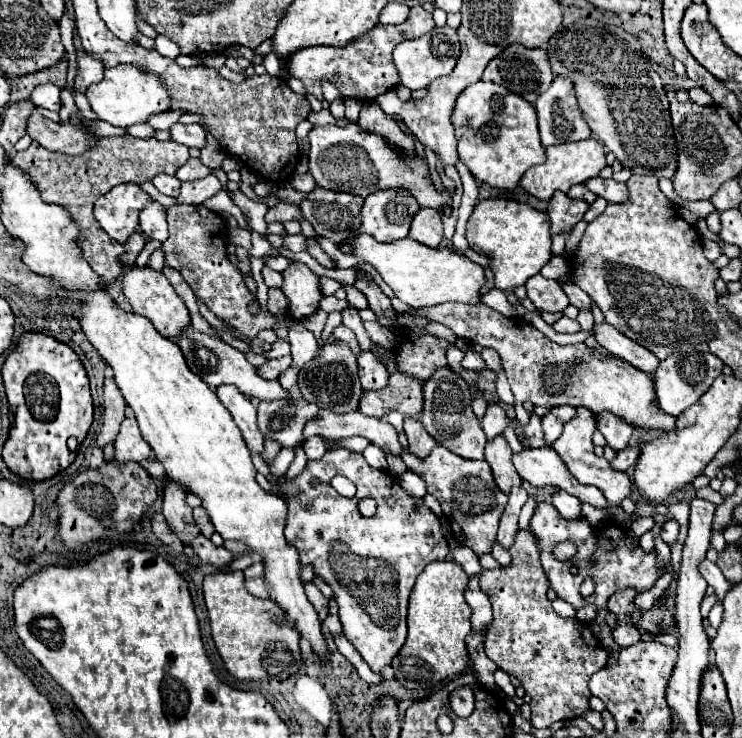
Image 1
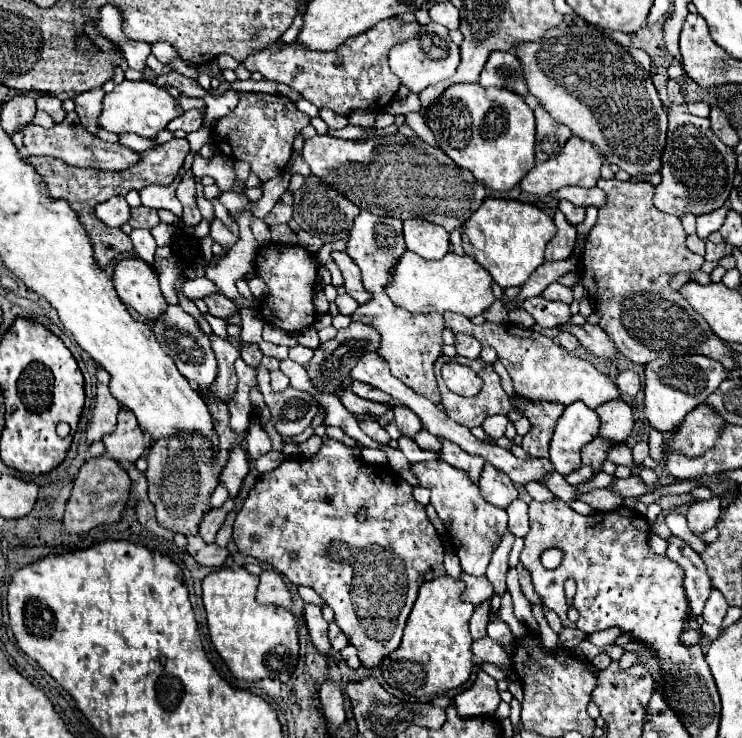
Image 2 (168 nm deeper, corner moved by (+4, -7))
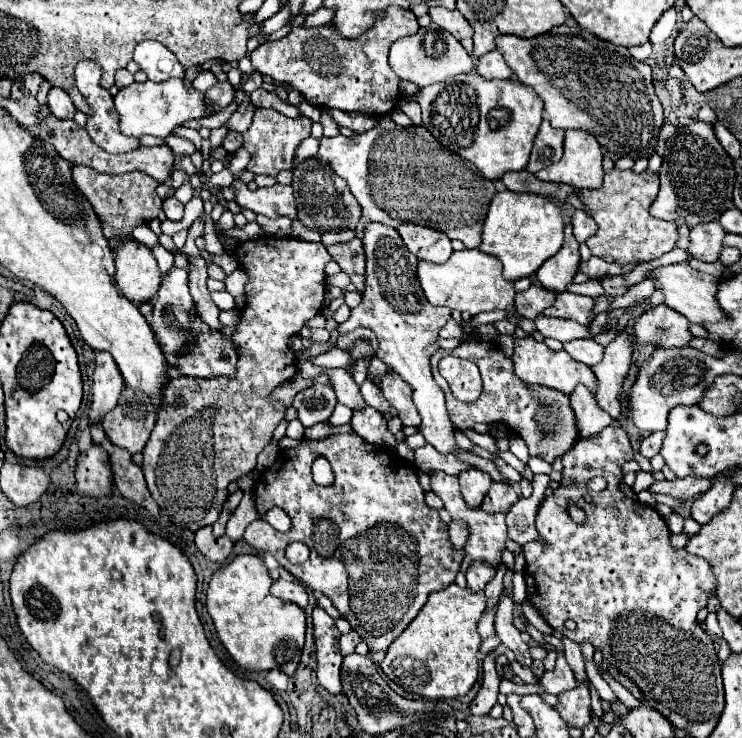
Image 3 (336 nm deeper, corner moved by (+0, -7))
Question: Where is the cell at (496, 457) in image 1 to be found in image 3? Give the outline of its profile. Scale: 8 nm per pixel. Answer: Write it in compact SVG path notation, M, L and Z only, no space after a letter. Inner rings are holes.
M491 482L489 492L485 494L481 508L485 508L485 512L507 512L511 504L515 504L519 500L515 484L511 482Z

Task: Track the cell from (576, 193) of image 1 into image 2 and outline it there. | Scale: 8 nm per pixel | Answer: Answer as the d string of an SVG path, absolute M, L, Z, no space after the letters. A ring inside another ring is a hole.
M561 200L561 202L559 202L559 210L565 214L565 218L569 218L569 220L571 220L571 224L573 224L573 226L577 226L577 224L581 224L581 222L583 222L585 208L575 206L575 204L571 204L571 202Z

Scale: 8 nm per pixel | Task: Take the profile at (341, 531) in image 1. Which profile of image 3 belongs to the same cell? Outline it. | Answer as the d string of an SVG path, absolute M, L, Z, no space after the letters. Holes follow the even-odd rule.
M333 434L319 442L305 440L299 448L279 450L275 464L267 470L267 474L257 478L253 500L259 516L247 526L243 540L259 552L271 552L281 568L291 572L307 588L325 594L339 610L341 618L345 618L367 642L369 652L383 654L425 606L427 596L455 582L461 566L461 552L449 546L447 524L439 520L437 510L425 504L423 494L425 492L411 464L391 456L385 448L373 448L371 444L365 444L365 440L361 440L357 434ZM321 454L329 460L335 474L335 482L331 486L319 486L311 476L311 464ZM273 506L279 506L289 514L293 522L289 532L277 532L265 522L263 516ZM295 540L307 544L311 550L309 560L299 566L285 558L287 544Z

